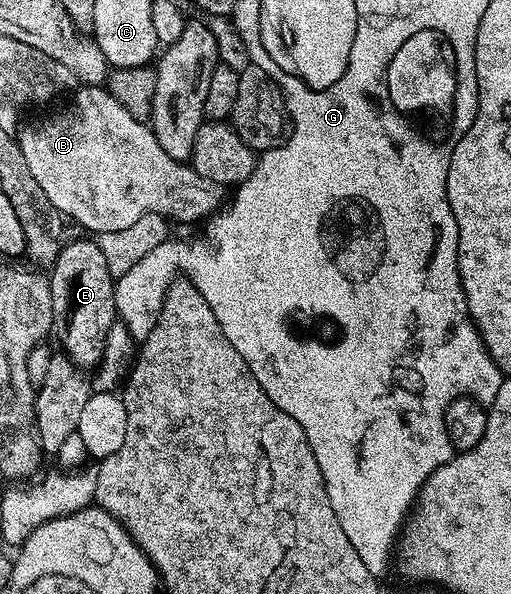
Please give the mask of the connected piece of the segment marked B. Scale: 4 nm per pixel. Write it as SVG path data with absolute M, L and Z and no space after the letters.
M98 84L83 85L80 86L70 98L72 98L71 101L61 111L55 111L29 124L26 122L20 128L17 135L24 161L27 163L29 170L31 170L31 175L35 177L35 181L39 182L39 187L43 189L48 200L55 205L57 211L60 211L62 216L65 216L66 218L71 217L81 226L93 231L91 232L92 234L98 235L103 232L113 232L125 229L134 224L134 222L142 217L143 214L149 212L159 213L174 222L177 220L183 223L191 223L201 218L201 220L208 218L222 206L227 195L226 186L217 181L212 181L209 177L199 175L196 169L192 167L192 164L171 157L171 155L159 145L159 141L155 137L152 128L148 124L141 123L137 118L132 117L131 113L128 113L127 109L124 109L123 105L121 105L118 99L109 92L108 88Z

